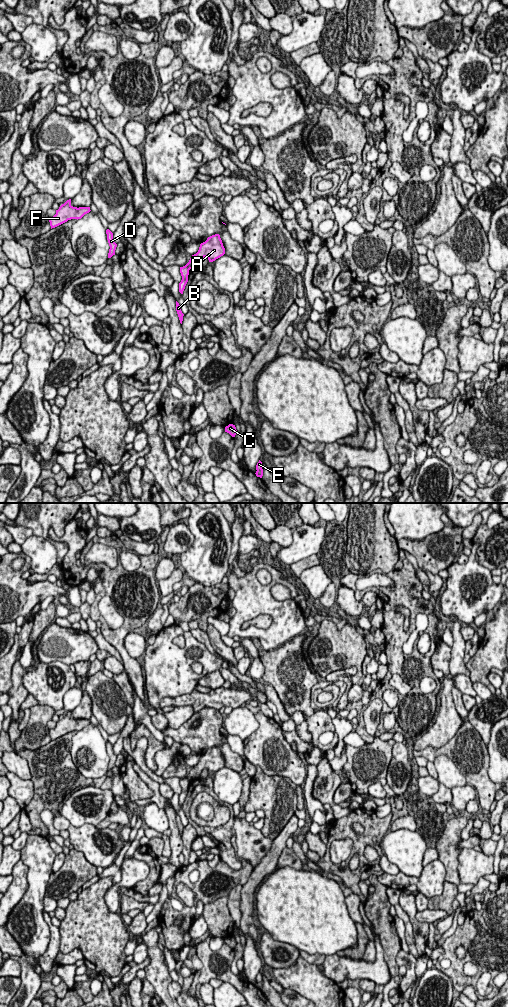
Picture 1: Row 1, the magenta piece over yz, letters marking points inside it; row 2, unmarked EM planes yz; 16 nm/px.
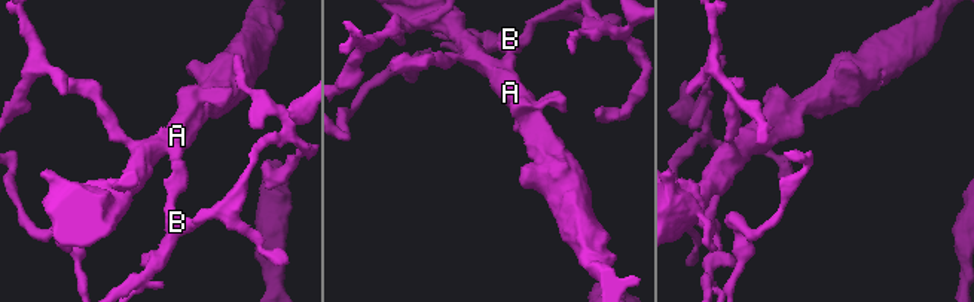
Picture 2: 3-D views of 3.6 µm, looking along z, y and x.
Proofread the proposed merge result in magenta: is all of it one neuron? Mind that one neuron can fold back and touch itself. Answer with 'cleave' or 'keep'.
cleave

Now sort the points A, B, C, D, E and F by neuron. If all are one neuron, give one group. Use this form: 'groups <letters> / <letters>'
groups A C / B D E F

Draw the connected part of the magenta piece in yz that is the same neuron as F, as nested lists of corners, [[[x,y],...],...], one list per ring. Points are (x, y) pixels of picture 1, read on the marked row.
[[[69,199],[56,210],[56,214],[53,217],[49,217],[51,229],[67,222],[68,220],[81,219],[90,211],[90,207],[73,207],[71,205],[71,199]]]

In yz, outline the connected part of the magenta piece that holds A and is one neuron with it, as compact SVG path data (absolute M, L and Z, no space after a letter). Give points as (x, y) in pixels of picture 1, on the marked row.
M219 234L212 235L200 244L199 250L192 255L186 266L190 269L200 265L202 259L206 257L209 262L213 262L225 254L225 248Z

